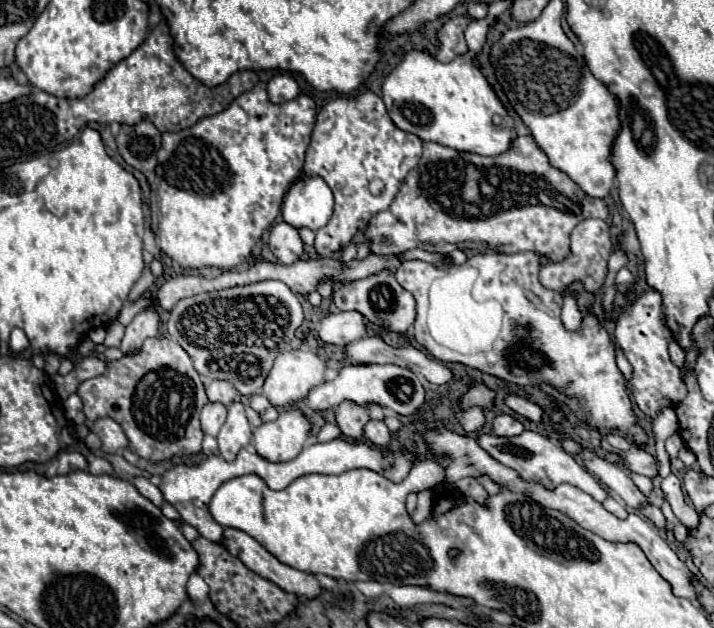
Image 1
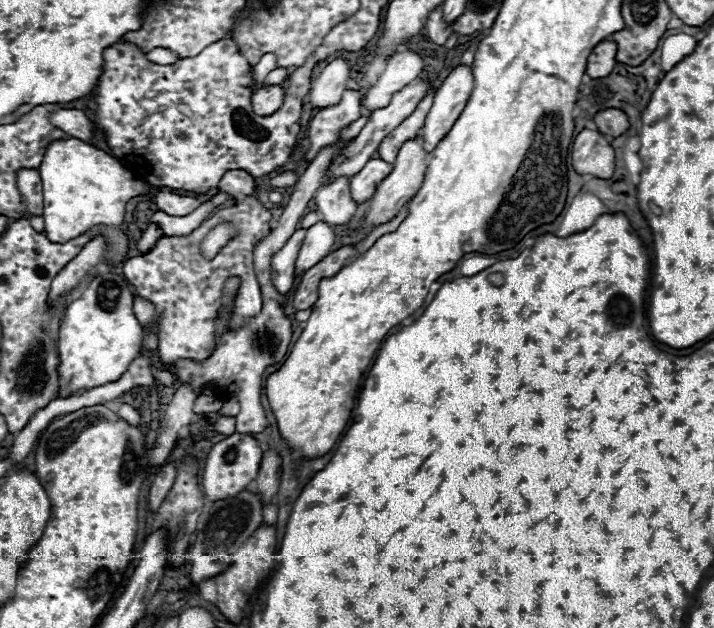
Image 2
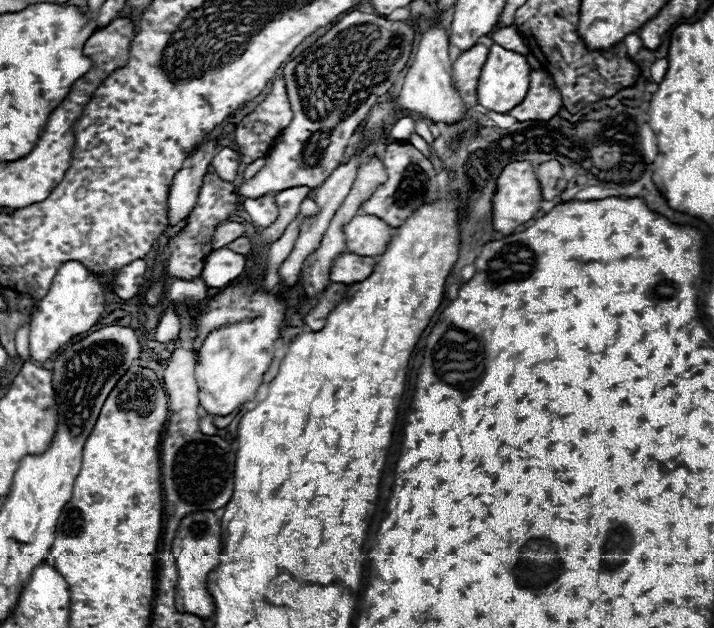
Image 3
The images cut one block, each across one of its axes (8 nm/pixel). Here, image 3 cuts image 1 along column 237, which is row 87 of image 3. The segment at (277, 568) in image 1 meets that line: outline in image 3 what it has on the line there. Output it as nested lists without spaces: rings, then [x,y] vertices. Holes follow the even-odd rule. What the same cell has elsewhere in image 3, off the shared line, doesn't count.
[[[530,72],[530,88],[526,98],[512,108],[508,114],[518,122],[528,120],[550,120],[562,110],[562,96],[554,80],[544,72]]]

